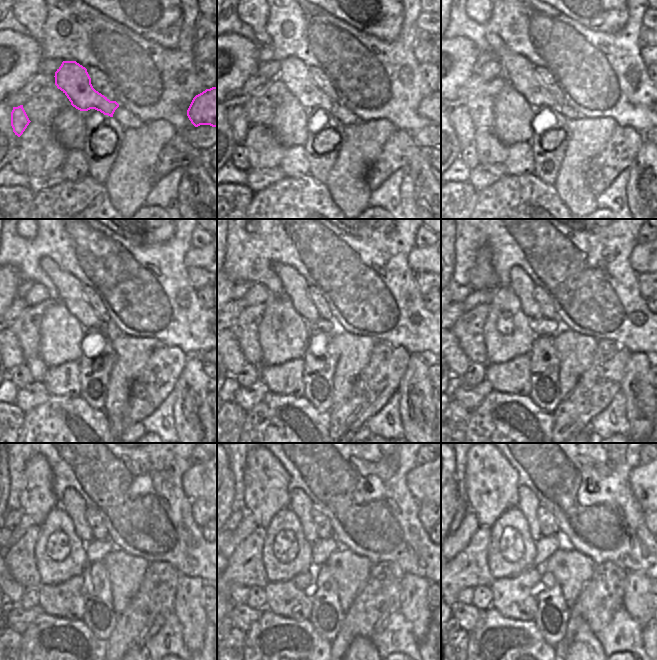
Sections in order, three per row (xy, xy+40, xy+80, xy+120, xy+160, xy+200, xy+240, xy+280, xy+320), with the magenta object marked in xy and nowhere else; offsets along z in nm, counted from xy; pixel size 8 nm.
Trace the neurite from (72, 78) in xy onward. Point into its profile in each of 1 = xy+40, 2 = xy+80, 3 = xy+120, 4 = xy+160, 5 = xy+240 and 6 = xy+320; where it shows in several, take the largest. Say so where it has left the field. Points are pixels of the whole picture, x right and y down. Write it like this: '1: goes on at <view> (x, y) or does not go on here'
1: goes on at xy+40 (295, 75)
2: goes on at xy+80 (521, 74)
3: goes on at xy+120 (73, 297)
4: goes on at xy+160 (302, 303)
5: goes on at xy+240 (82, 528)
6: goes on at xy+320 (534, 529)

